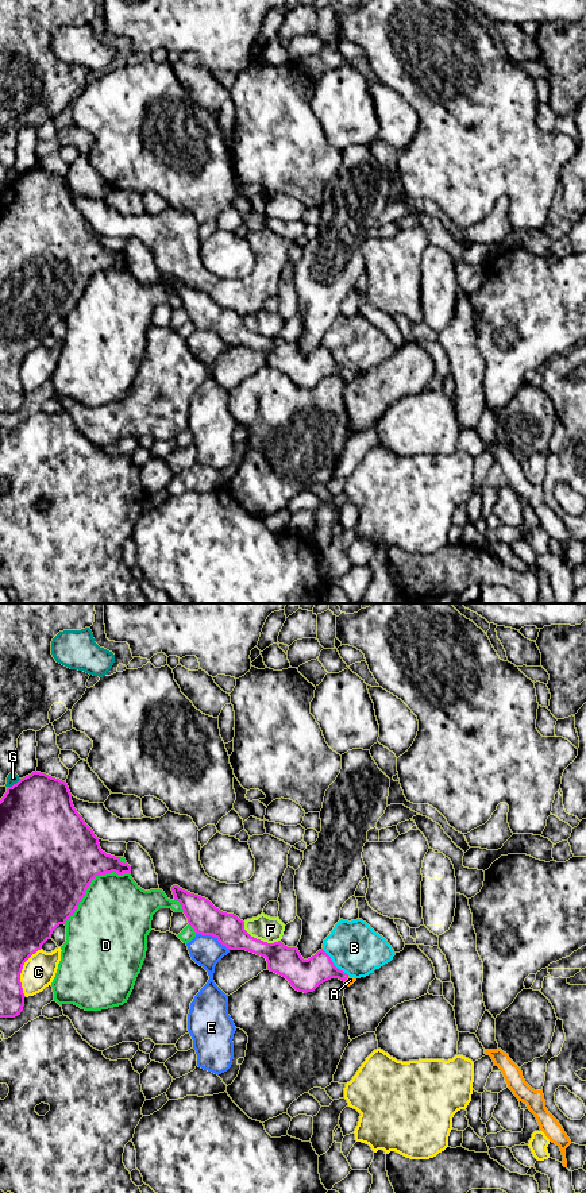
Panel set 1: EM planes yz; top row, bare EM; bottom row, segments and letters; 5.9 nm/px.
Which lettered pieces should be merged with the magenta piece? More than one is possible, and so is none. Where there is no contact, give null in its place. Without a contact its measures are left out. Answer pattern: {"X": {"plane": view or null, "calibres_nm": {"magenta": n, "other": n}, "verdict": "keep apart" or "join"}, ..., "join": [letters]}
{"A": {"plane": "yz", "calibres_nm": {"magenta": 190, "other": 50}, "verdict": "join"}, "B": {"plane": "yz", "calibres_nm": {"magenta": 190, "other": 300}, "verdict": "keep apart"}, "C": {"plane": "yz", "calibres_nm": {"magenta": 280, "other": 200}, "verdict": "keep apart"}, "D": {"plane": "yz", "calibres_nm": {"magenta": 500, "other": 440}, "verdict": "keep apart"}, "E": {"plane": "yz", "calibres_nm": {"magenta": 180, "other": 190}, "verdict": "keep apart"}, "F": {"plane": "yz", "calibres_nm": {"magenta": 180, "other": 150}, "verdict": "keep apart"}, "G": {"plane": "yz", "calibres_nm": {"magenta": 440, "other": 70}, "verdict": "keep apart"}, "join": ["A"]}

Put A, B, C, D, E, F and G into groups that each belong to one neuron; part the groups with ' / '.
A / B / C / D / E / F / G

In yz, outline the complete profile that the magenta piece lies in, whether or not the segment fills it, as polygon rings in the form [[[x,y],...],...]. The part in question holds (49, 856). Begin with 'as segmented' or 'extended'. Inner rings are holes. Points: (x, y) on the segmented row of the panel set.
as segmented | [[[35,771],[12,787],[7,787],[7,792],[0,800],[0,1018],[15,1018],[23,1011],[26,996],[20,982],[20,973],[24,962],[42,949],[42,945],[51,938],[53,931],[59,924],[65,924],[74,914],[92,880],[99,875],[112,872],[117,875],[131,873],[131,866],[127,862],[123,864],[119,857],[101,850],[99,838],[74,808],[72,794],[65,781]]]

